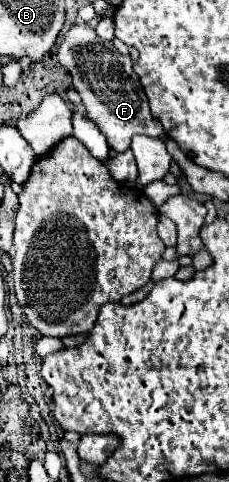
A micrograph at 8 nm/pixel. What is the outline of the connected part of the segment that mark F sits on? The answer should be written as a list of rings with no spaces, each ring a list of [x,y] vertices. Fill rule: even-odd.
[[[86,23],[74,25],[64,35],[64,41],[58,49],[58,61],[74,77],[72,85],[82,97],[86,115],[100,127],[112,149],[116,149],[118,153],[126,151],[136,133],[148,137],[162,137],[164,127],[150,113],[148,97],[142,89],[138,75],[132,69],[130,57],[120,55],[110,41],[102,41],[96,31],[90,29]]]

